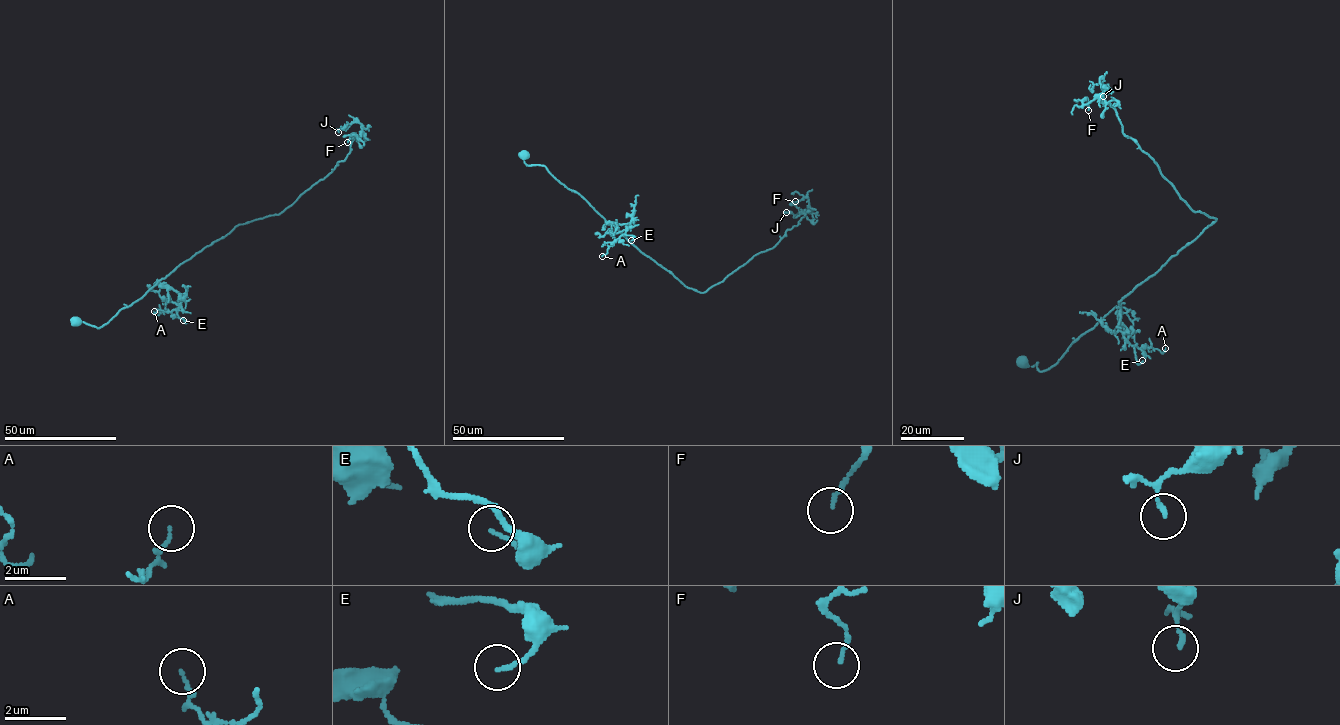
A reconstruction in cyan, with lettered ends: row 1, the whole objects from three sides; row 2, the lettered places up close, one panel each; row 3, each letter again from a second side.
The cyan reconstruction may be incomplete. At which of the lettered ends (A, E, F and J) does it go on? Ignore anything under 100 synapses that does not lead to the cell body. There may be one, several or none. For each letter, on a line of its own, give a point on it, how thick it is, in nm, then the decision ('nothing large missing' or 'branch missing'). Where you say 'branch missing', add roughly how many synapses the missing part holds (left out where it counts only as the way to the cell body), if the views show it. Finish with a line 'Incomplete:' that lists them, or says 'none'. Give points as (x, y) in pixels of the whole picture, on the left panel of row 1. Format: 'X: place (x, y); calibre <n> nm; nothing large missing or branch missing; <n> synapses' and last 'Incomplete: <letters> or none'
A: place (154, 311); calibre 80 nm; nothing large missing
E: place (183, 320); calibre 120 nm; nothing large missing
F: place (347, 142); calibre 110 nm; nothing large missing
J: place (338, 132); calibre 90 nm; nothing large missing
Incomplete: none

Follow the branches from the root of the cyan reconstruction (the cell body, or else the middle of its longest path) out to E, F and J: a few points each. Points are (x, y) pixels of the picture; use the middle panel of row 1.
E: (524, 155), (527, 165), (544, 166), (577, 192), (607, 224), (630, 223), (624, 233), (633, 237), (631, 240)
F: (524, 155), (527, 165), (544, 166), (642, 252), (701, 292), (797, 225), (810, 207), (806, 198), (795, 201)
J: (524, 155), (527, 165), (544, 166), (642, 252), (701, 292), (772, 248), (809, 211), (786, 212)

